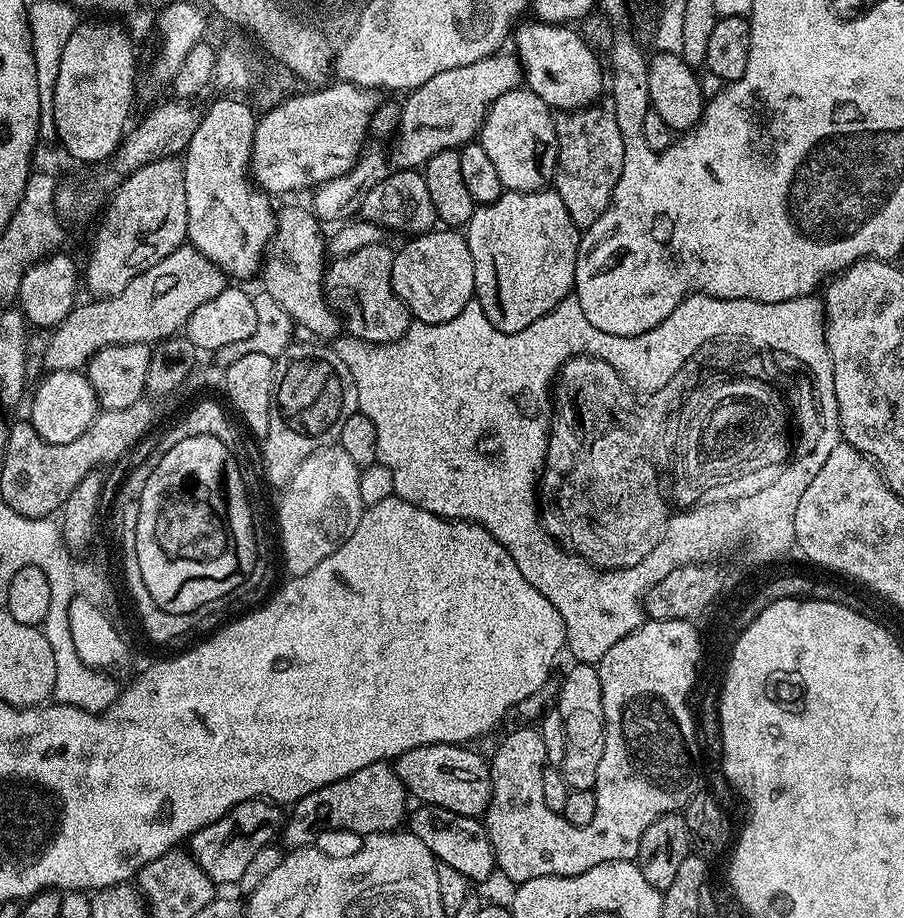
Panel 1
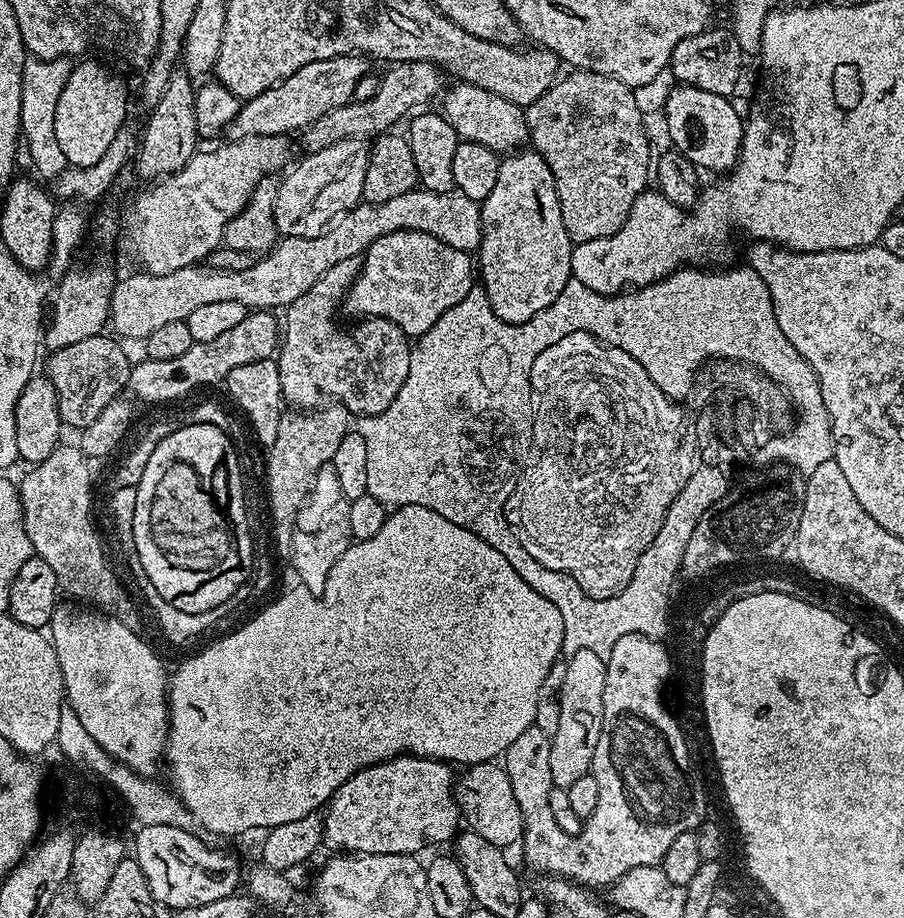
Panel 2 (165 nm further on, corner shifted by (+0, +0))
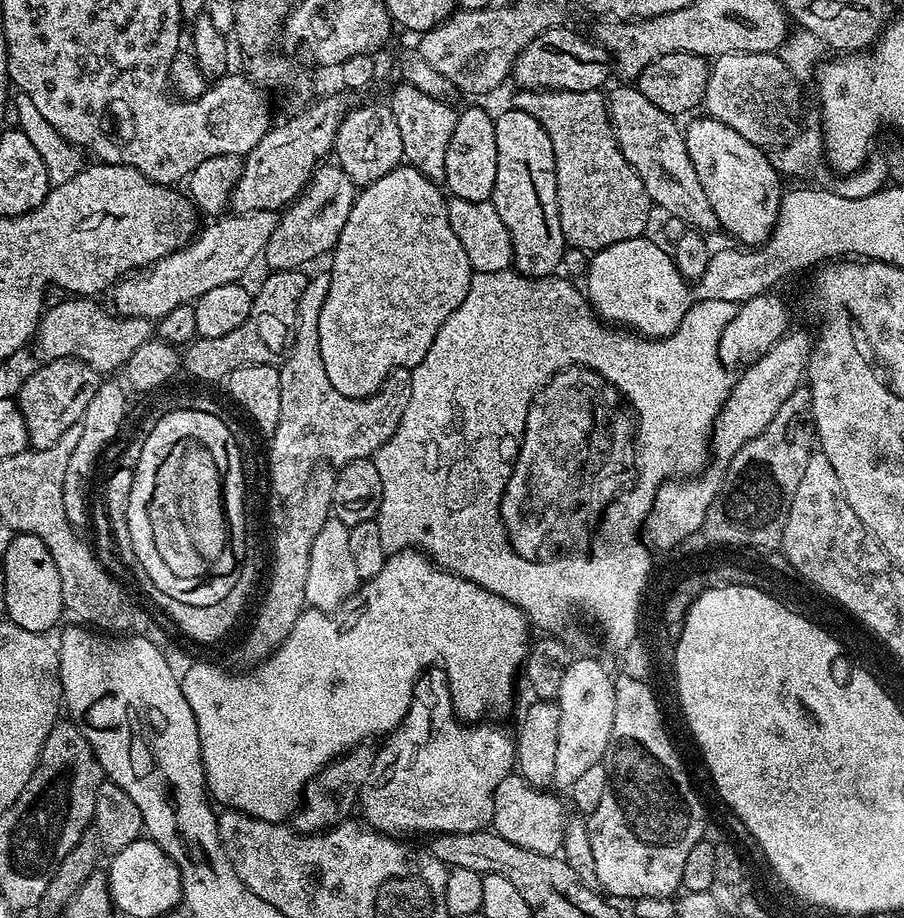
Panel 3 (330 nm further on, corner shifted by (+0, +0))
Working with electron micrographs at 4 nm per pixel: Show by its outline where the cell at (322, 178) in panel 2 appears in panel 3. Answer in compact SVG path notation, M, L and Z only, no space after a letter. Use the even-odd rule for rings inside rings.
M270 210L237 212L235 214L225 215L223 218L213 219L211 222L208 222L212 224L206 225L205 228L203 225L203 227L201 227L199 231L195 233L194 239L191 242L185 244L184 247L179 248L177 252L171 252L170 255L166 258L162 258L158 262L154 262L153 264L148 265L148 267L146 268L141 268L139 272L131 273L125 276L124 279L117 280L110 289L110 297L112 296L113 304L111 304L111 307L115 309L115 311L121 316L140 316L143 318L143 320L150 320L155 322L159 320L160 317L165 316L166 314L170 314L170 310L174 310L174 306L178 306L179 304L192 304L197 298L199 298L199 296L201 296L202 294L206 294L206 290L214 290L214 286L226 286L227 284L237 283L237 281L241 279L240 275L242 275L243 272L251 266L252 259L254 259L255 256L257 259L257 257L259 257L261 253L263 253L266 242L270 242L270 234L274 234L274 226L276 225L277 219L277 213Z

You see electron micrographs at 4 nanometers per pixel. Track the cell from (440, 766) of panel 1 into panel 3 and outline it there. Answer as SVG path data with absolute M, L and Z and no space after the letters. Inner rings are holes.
M509 774L506 778L502 778L502 782L498 782L498 790L494 790L494 814L492 815L492 822L490 828L493 832L496 832L498 835L501 835L502 838L506 839L507 842L512 842L515 846L522 846L525 850L532 850L537 854L544 854L554 856L557 855L563 849L564 846L564 831L568 825L570 819L569 809L566 807L564 809L564 804L556 796L551 796L551 791L545 790L543 788L535 788L530 782L526 782L518 774Z

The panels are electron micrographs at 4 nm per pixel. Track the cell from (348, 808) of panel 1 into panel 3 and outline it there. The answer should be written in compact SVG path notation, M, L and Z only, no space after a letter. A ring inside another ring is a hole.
M436 666L423 672L416 680L408 712L399 726L387 733L385 744L376 748L374 766L370 766L366 782L362 782L358 812L364 815L361 816L363 823L396 838L403 837L403 832L466 834L487 829L494 814L494 790L498 790L498 782L513 771L516 762L513 733L488 723L492 722L471 724L457 720L448 677Z

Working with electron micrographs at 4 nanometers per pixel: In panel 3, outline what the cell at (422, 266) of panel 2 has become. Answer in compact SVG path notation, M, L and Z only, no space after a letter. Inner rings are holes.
M401 166L359 189L350 218L346 218L346 226L342 226L342 234L330 253L331 260L328 293L322 302L322 314L318 314L322 366L338 394L365 400L384 385L395 368L411 370L426 358L426 350L442 330L442 322L462 306L466 290L470 290L472 258L462 250L462 242L458 242L458 234L450 226L448 200L441 185L418 170Z

